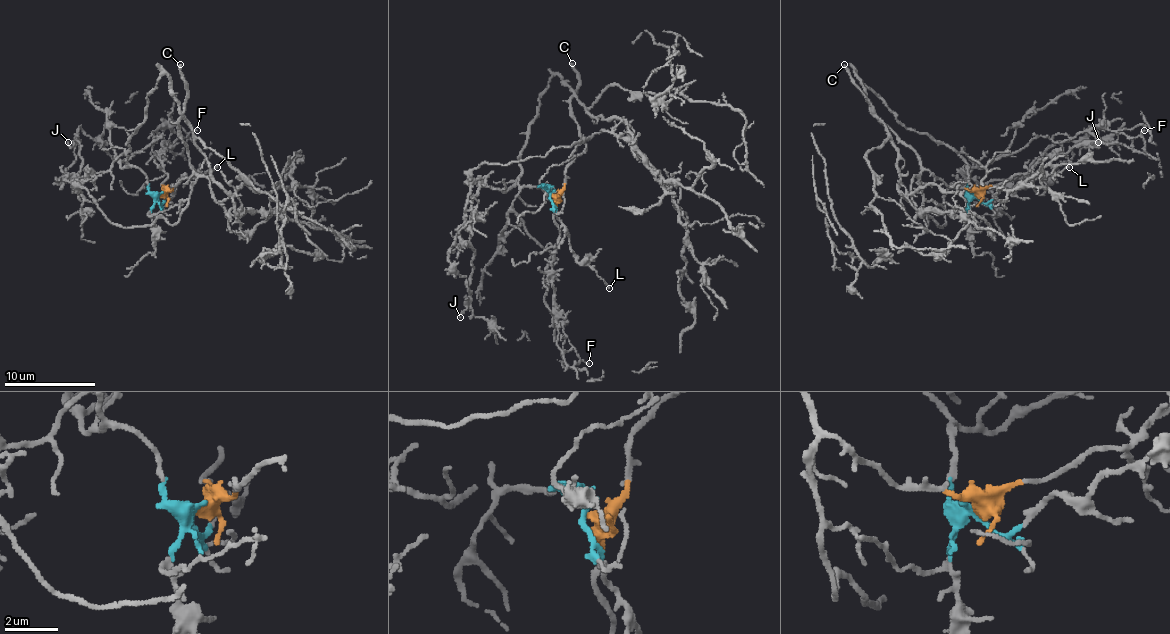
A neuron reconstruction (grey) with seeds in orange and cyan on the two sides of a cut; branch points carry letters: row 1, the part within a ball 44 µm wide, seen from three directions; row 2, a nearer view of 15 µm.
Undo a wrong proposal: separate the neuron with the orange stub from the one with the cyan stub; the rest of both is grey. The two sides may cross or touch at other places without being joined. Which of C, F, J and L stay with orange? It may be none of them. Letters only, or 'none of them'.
C, F

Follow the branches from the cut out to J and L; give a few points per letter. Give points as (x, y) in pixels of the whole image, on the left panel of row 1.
J: (159, 195), (125, 155), (81, 184), (77, 173), (81, 157), (77, 141), (70, 145), (68, 141)
L: (159, 195), (161, 202), (179, 180), (195, 173), (202, 175), (218, 166)

